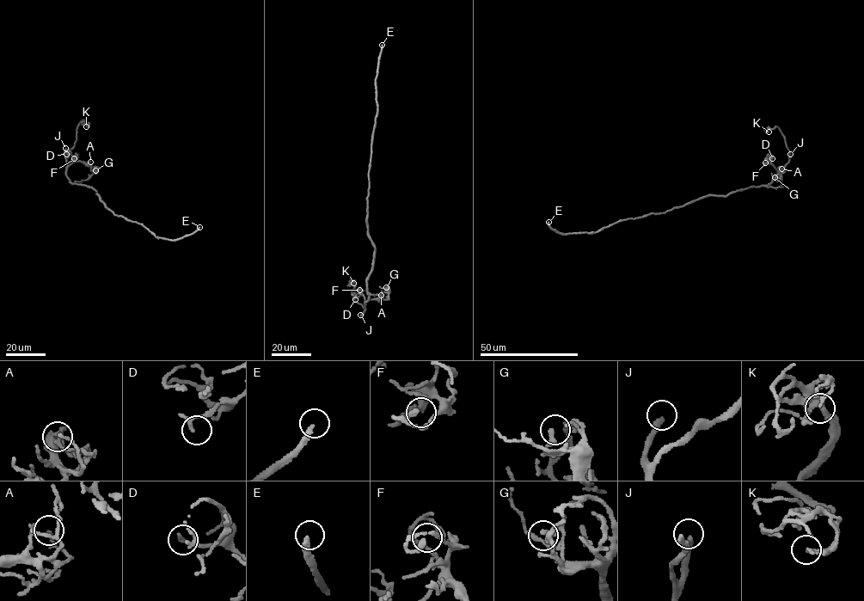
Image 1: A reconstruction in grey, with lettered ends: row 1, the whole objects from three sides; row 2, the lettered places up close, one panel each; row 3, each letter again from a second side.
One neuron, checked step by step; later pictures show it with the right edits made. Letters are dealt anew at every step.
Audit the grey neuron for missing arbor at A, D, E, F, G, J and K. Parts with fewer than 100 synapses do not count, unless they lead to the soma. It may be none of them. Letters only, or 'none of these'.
E, J

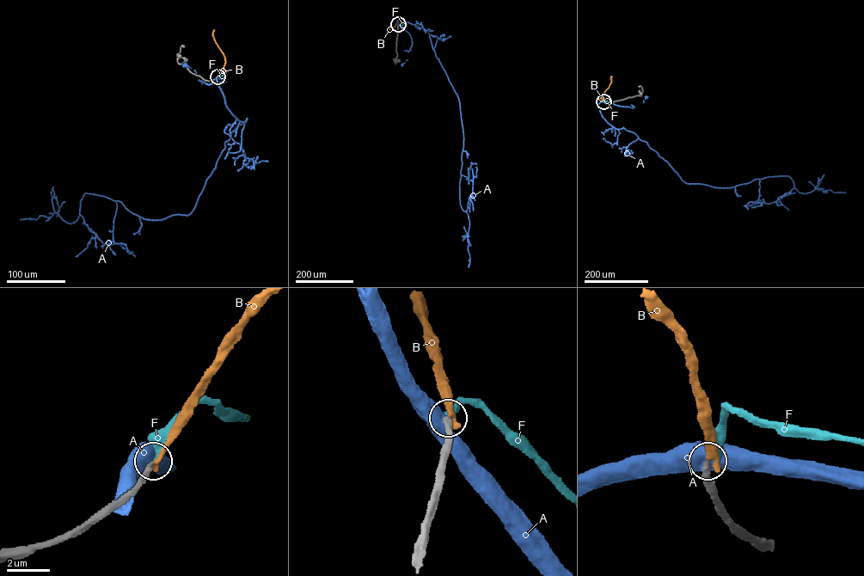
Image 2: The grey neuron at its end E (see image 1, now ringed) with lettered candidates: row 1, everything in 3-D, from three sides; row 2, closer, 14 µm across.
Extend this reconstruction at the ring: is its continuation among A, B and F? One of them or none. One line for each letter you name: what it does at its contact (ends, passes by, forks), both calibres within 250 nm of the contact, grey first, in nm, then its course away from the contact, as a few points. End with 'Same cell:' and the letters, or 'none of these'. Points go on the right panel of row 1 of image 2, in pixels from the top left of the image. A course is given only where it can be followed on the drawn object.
Same cell: none of these

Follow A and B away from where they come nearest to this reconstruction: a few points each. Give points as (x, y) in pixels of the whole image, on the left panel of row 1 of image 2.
A: (217, 77), (225, 82), (202, 83), (185, 64)
B: (217, 77), (225, 61), (212, 35), (214, 30)

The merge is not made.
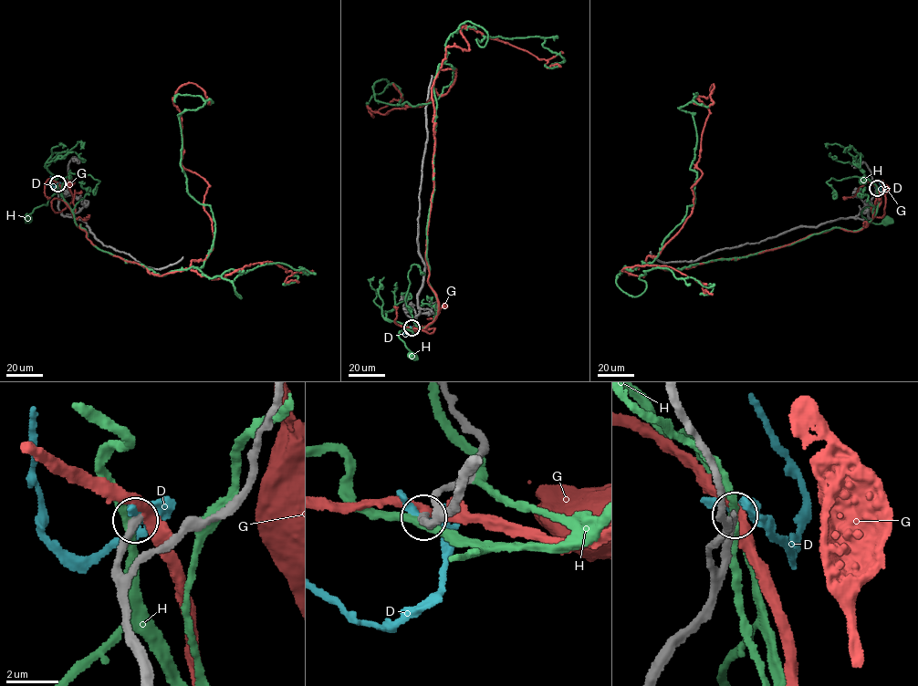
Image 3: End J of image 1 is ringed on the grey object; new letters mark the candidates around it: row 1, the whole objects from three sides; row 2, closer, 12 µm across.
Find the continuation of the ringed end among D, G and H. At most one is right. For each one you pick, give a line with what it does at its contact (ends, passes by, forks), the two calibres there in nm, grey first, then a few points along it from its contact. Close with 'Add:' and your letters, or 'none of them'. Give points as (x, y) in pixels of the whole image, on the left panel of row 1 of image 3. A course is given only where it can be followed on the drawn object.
Add: none of them

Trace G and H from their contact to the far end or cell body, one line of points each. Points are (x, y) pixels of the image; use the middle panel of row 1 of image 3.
G: (412, 327), (424, 327), (413, 328), (431, 333), (434, 328), (423, 327)
H: (412, 328), (415, 330), (413, 334), (404, 329), (398, 336), (410, 355)

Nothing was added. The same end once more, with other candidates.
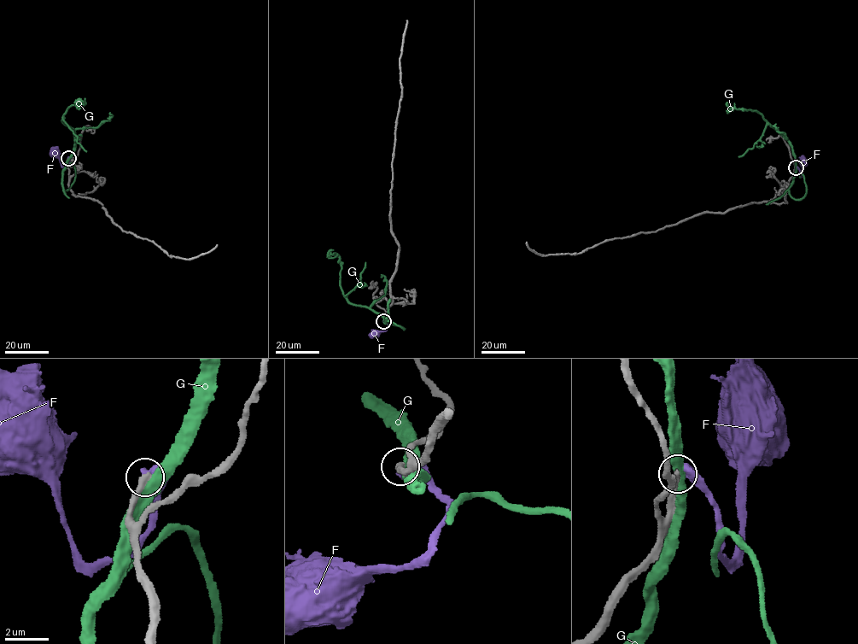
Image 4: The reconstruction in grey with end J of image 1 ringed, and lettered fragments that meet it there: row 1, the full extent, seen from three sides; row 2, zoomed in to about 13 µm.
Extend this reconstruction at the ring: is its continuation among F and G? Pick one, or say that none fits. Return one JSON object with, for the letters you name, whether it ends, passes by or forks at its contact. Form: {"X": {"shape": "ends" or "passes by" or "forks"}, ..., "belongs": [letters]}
{"F": {"shape": "ends"}, "belongs": ["F"]}

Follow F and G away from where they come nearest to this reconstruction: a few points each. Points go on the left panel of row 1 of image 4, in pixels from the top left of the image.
F: (68, 157), (68, 163), (62, 166), (55, 154)
G: (67, 160), (73, 151), (74, 136), (62, 116), (70, 106), (84, 102)

